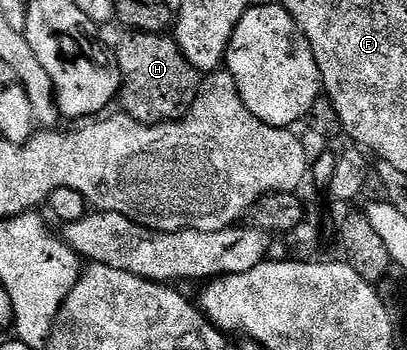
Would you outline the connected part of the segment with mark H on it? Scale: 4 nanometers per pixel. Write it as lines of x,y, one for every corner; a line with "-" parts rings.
143,30
126,32
118,42
118,71
122,73
121,109
132,120
145,126
177,122
192,108
203,75
180,52
169,33
149,34

